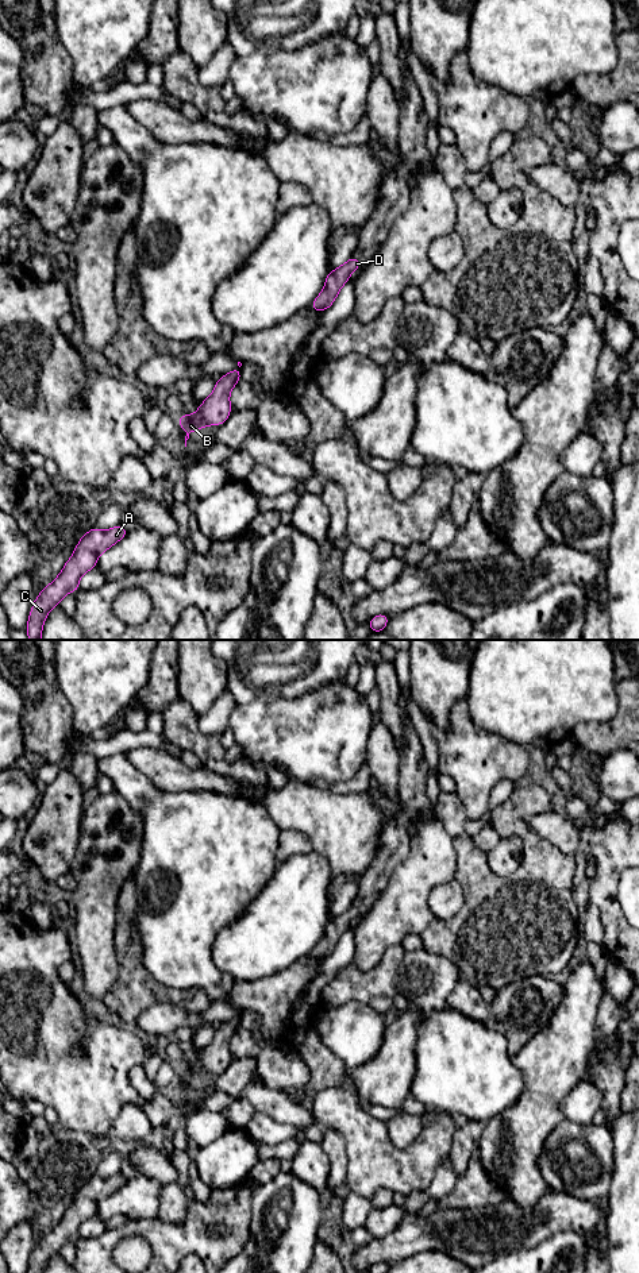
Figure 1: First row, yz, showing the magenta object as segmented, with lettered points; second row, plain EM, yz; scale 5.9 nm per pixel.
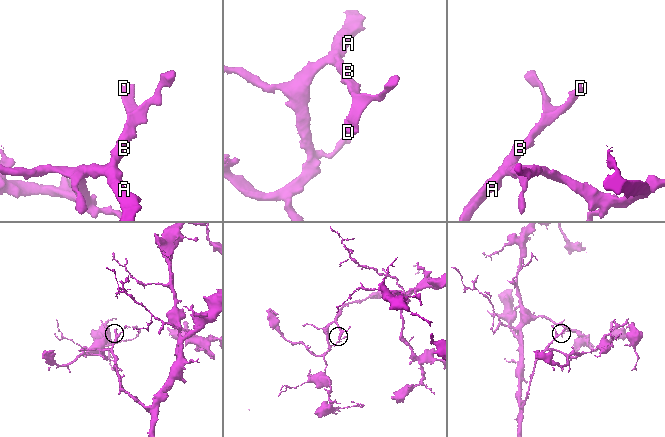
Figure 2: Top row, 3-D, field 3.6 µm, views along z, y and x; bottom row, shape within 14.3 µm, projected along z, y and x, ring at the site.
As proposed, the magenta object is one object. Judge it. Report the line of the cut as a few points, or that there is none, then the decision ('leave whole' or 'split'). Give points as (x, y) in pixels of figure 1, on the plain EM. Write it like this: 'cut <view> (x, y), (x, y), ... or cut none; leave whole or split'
cut none; leave whole

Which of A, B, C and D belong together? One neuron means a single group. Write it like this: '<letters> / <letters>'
A B C D

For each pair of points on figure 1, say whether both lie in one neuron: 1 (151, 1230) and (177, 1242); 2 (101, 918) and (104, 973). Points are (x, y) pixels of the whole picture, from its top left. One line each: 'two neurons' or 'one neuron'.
1: one neuron
2: one neuron

